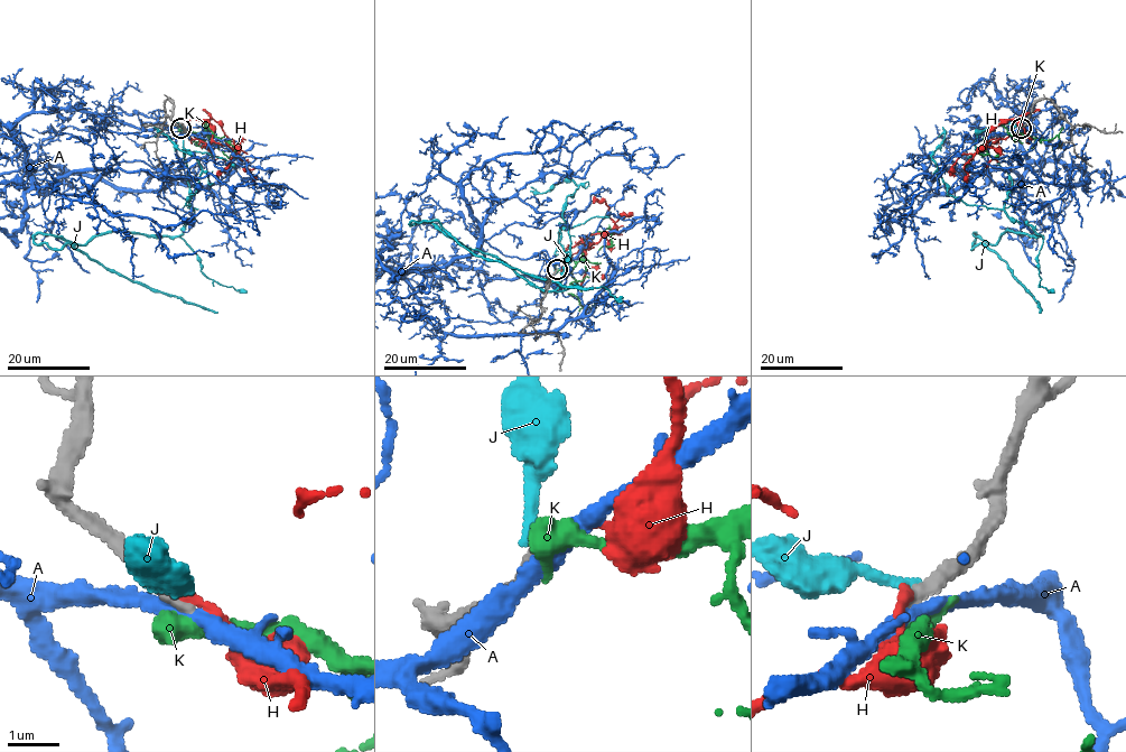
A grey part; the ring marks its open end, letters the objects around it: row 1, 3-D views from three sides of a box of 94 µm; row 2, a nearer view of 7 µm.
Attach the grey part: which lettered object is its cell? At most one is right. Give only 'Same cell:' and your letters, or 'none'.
Same cell: none

